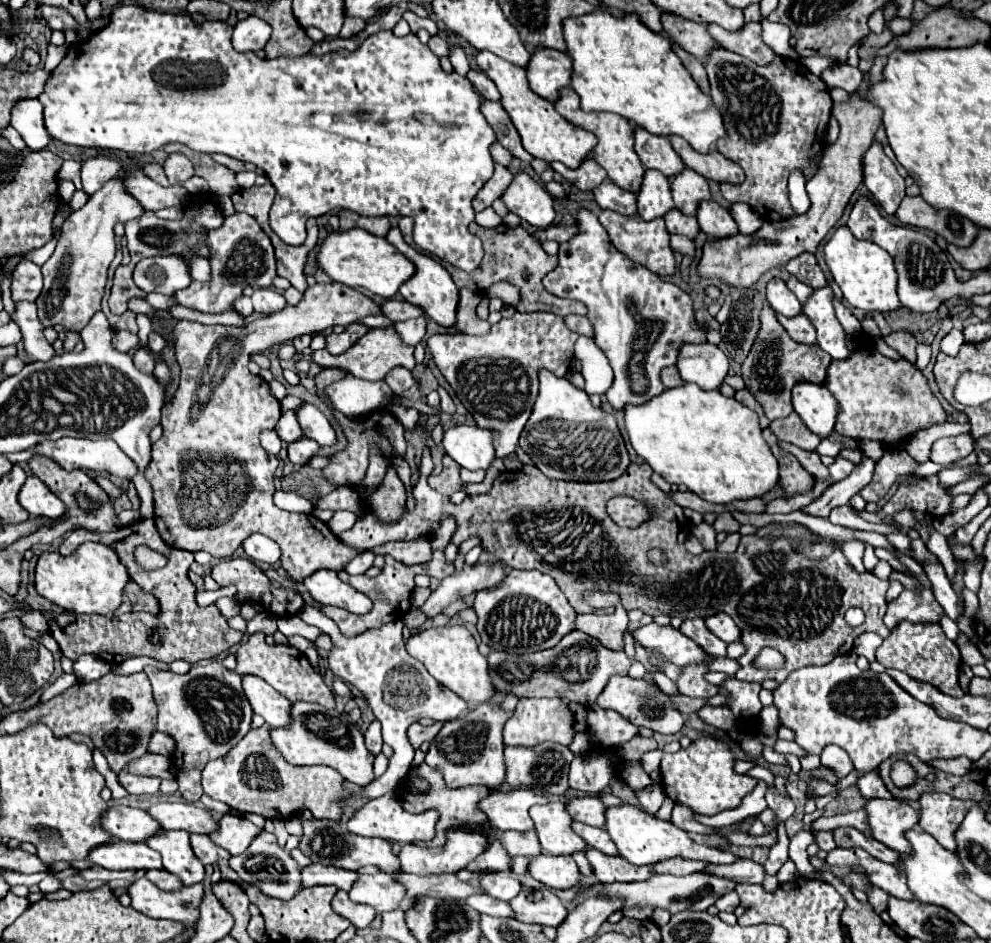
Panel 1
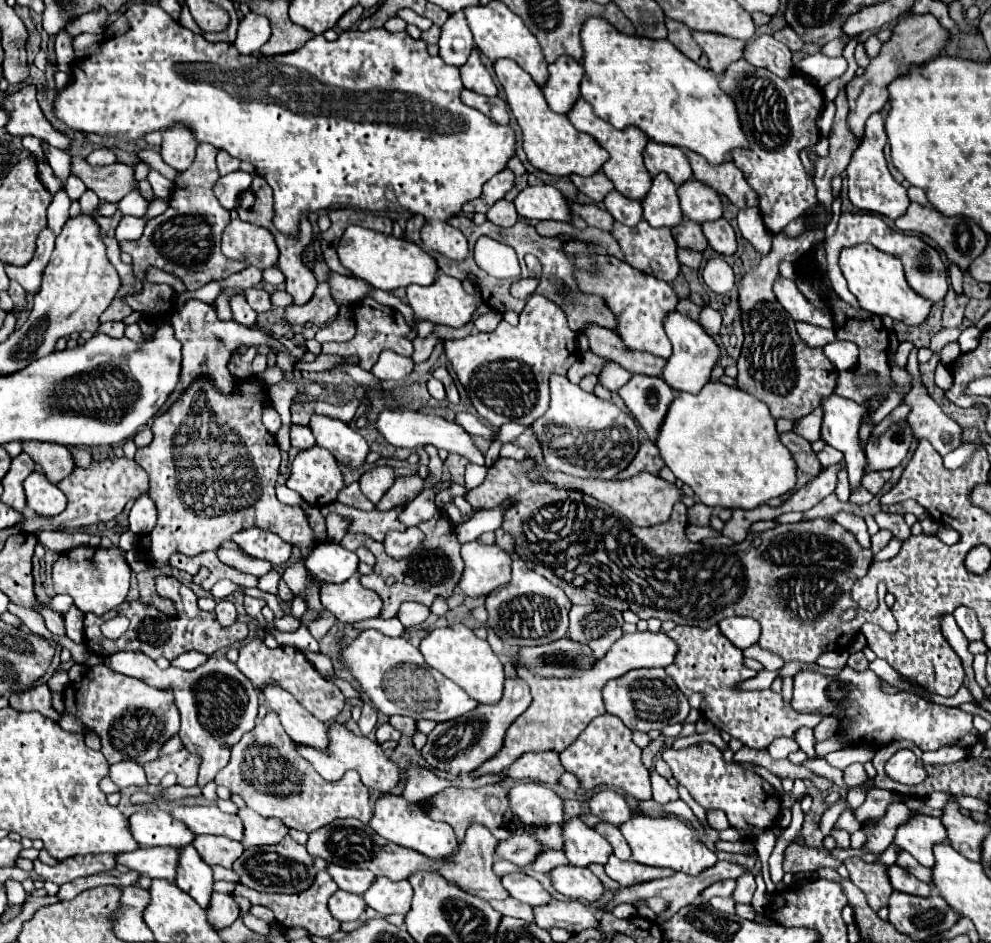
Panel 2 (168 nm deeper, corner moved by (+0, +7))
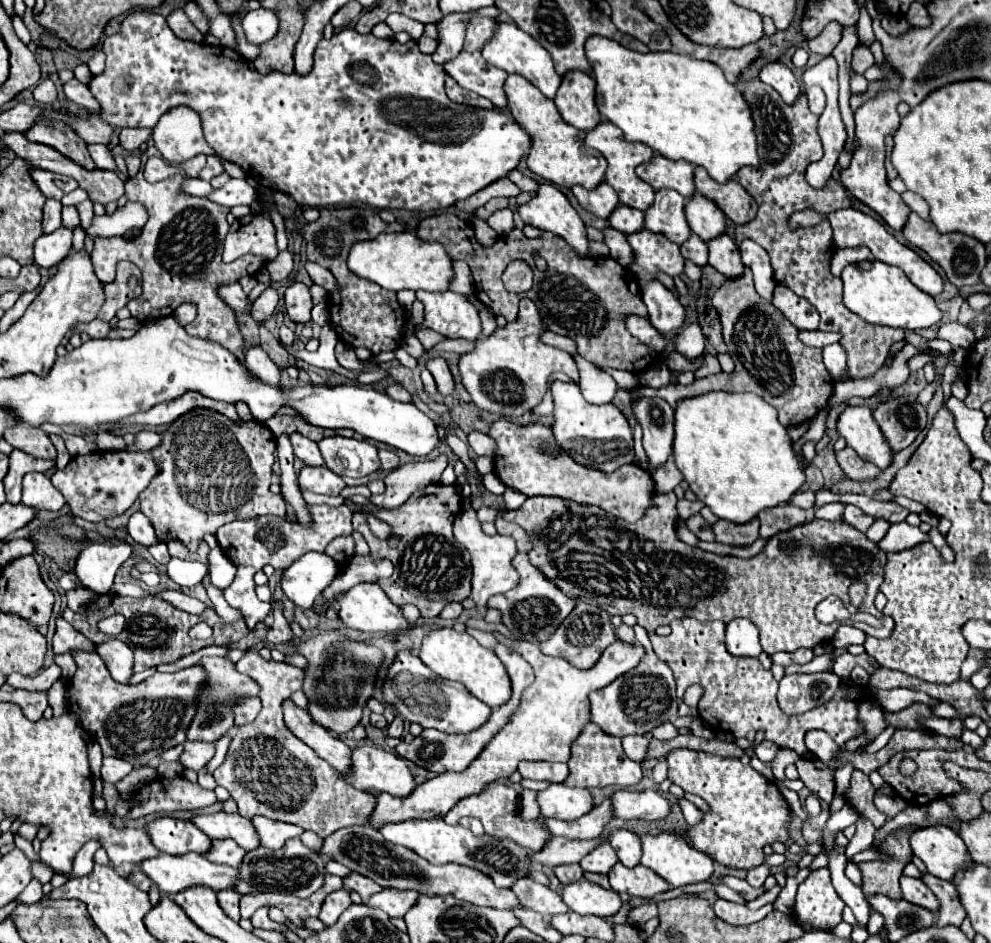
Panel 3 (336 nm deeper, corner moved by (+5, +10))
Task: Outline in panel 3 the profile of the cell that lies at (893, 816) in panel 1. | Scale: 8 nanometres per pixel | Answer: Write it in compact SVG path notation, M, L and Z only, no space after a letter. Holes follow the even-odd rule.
M945 826L921 828L911 834L911 848L917 858L921 858L929 874L941 880L953 880L957 872L971 868L975 862L965 850L965 842L959 834Z

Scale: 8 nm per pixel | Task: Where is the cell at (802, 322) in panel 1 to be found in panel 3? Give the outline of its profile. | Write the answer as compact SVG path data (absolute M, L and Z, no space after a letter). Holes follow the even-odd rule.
M803 330L799 332L799 338L803 344L807 346L815 346L815 348L823 348L823 346L829 346L829 344L835 344L841 340L841 336L837 332L821 332L821 330Z

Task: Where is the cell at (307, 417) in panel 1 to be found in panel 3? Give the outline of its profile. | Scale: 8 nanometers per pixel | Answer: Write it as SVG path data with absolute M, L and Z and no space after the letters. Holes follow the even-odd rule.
M331 436L319 442L319 450L325 458L325 466L339 476L363 478L381 468L377 446L365 440Z

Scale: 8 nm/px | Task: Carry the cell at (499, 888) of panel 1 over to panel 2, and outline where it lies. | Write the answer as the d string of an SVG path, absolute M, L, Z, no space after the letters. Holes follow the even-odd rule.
M508 873L500 881L502 881L502 887L522 903L544 905L552 899L534 877L528 877L524 873Z

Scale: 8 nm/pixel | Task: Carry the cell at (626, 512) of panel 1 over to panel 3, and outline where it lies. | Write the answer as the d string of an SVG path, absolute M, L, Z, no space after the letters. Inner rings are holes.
M499 418L491 424L487 434L497 442L497 452L493 456L495 476L505 486L525 496L553 496L573 500L577 504L599 506L615 518L627 522L637 522L651 506L653 480L647 470L639 468L637 464L627 464L611 474L605 474L601 470L581 466L569 458L561 446L557 446L551 426L543 422L517 426L507 418Z

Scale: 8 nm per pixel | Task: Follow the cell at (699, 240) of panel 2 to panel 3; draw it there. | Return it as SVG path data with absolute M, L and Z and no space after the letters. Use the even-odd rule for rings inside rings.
M691 234L691 238L681 246L681 254L683 254L685 260L691 260L697 266L705 266L709 250L707 250L707 244L701 238Z

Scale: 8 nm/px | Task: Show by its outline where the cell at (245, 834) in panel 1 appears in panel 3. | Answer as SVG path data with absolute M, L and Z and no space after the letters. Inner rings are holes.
M265 816L253 818L253 824L257 826L257 832L259 832L259 838L261 838L261 846L271 848L271 850L281 848L287 840L297 838L297 836L301 836L305 832L299 826L285 824L285 822L279 822L279 820L269 820Z

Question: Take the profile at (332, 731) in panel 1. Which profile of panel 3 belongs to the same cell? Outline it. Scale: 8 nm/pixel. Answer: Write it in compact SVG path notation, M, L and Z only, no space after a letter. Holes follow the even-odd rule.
M375 746L355 748L351 774L343 778L359 790L375 788L391 796L409 796L417 788L407 760Z

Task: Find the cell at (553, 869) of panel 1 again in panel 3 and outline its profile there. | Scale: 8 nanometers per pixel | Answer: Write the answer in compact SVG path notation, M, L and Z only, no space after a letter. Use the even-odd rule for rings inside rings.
M585 878L563 888L563 902L577 914L601 918L615 916L623 904L619 894L587 882Z

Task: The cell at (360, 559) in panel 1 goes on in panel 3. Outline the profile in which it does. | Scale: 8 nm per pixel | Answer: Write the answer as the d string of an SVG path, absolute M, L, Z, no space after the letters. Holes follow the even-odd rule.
M309 552L295 560L281 578L285 596L299 608L313 608L321 592L337 576L337 564L327 554Z

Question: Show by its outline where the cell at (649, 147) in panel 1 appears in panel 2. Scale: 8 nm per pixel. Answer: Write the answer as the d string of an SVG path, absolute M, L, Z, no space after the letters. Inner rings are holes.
M648 141L644 149L644 165L650 175L666 173L676 185L682 185L692 177L692 169L682 149L674 149L674 145L658 145L656 141Z

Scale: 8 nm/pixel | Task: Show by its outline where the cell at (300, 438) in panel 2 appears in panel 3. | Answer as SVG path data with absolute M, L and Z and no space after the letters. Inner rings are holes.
M291 434L291 444L293 444L293 452L295 456L305 464L305 466L325 466L325 460L319 452L317 442L301 436L301 434Z

